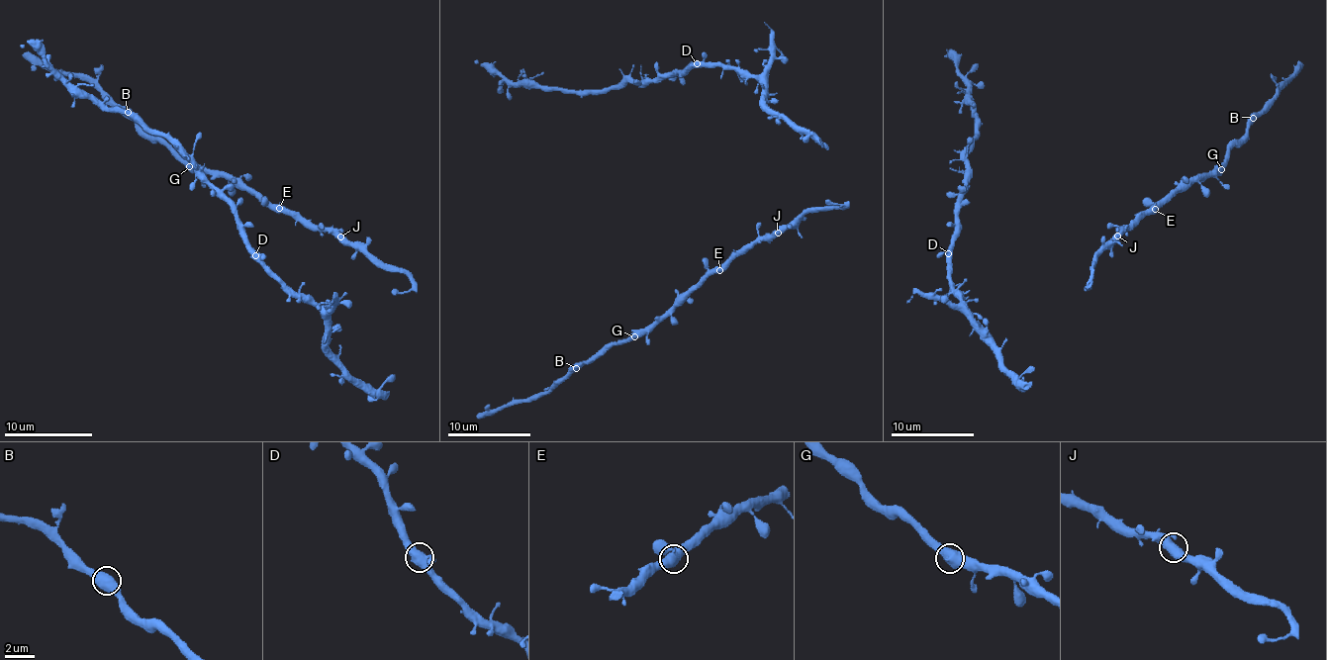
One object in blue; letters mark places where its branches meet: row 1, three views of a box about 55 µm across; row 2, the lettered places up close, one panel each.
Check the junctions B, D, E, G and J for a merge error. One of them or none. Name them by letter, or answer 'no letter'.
no letter

